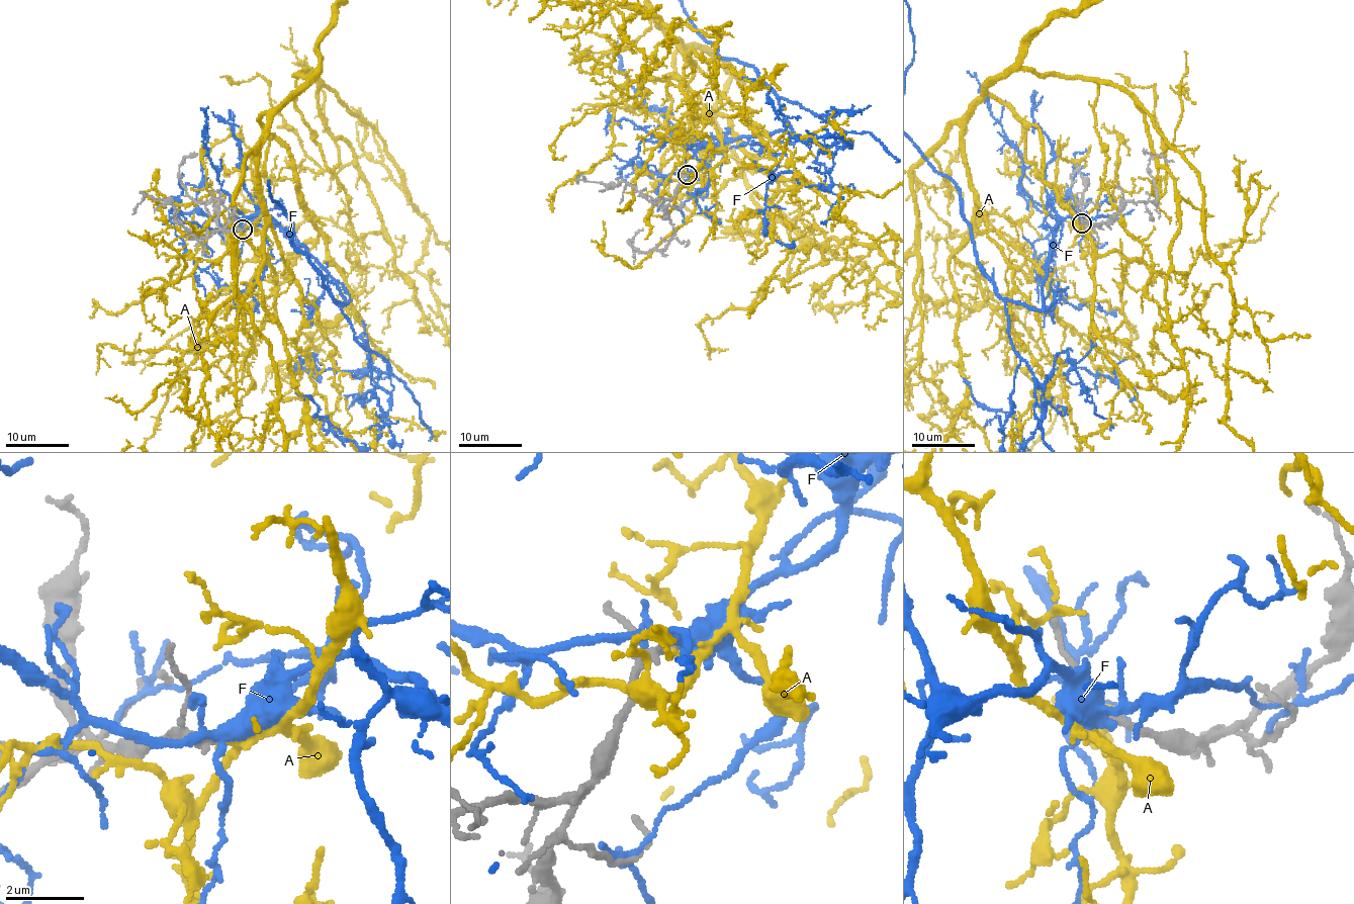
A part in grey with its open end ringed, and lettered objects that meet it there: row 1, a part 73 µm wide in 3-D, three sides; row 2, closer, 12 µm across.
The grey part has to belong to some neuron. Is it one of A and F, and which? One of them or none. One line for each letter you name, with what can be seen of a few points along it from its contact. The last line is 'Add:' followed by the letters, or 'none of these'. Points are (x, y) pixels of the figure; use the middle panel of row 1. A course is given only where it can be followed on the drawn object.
Add: none of these

